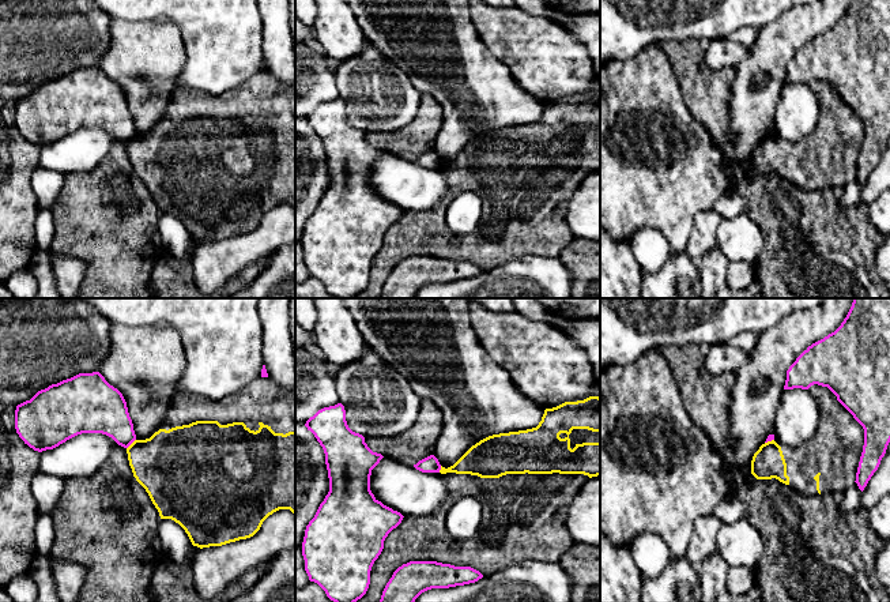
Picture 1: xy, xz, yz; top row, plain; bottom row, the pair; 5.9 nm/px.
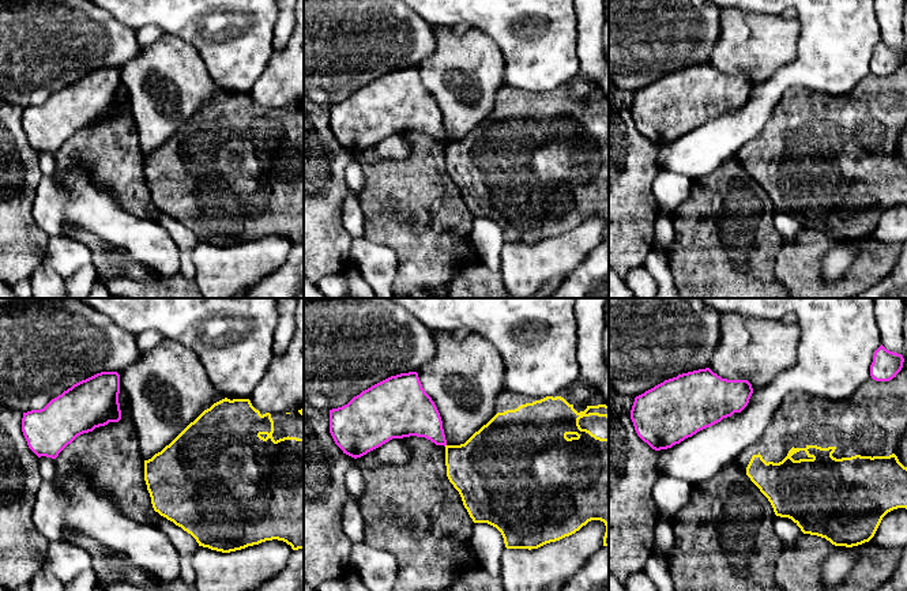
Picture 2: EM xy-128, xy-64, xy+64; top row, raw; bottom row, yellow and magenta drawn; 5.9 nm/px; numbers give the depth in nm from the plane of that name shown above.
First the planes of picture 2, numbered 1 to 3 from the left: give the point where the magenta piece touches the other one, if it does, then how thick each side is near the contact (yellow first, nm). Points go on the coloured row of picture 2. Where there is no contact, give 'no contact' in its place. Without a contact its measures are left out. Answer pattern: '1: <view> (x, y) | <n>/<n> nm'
1: no contact
2: no contact
3: no contact

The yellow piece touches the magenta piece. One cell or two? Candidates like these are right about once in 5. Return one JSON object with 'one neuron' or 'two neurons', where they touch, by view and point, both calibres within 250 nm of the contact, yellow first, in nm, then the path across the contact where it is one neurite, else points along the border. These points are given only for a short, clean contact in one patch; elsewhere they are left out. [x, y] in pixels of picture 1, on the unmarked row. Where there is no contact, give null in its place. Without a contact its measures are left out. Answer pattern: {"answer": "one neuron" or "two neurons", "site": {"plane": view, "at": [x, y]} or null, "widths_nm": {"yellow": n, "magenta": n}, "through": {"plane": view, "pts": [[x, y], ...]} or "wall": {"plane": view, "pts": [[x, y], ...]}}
{"answer": "two neurons", "site": {"plane": "xy", "at": [131, 139]}, "widths_nm": {"yellow": 400, "magenta": 260}, "wall": {"plane": "xy", "pts": [[135, 134], [127, 143]]}}

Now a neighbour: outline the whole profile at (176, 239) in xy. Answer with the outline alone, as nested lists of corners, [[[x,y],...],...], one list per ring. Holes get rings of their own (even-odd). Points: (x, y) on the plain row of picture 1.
[[[161,214],[158,232],[162,240],[163,252],[174,259],[185,259],[192,245],[192,237],[185,225],[171,214]]]

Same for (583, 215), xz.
[[[600,170],[585,176],[570,193],[566,222],[574,237],[600,242]]]

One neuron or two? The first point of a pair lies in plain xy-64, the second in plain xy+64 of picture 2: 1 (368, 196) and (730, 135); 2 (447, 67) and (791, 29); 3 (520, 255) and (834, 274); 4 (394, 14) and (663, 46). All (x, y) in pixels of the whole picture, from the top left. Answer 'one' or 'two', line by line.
1: two
2: one
3: one
4: one

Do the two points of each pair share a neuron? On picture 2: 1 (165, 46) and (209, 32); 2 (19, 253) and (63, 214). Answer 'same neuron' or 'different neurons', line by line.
1: different neurons
2: different neurons

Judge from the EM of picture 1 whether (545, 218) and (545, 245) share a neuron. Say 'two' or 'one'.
one

